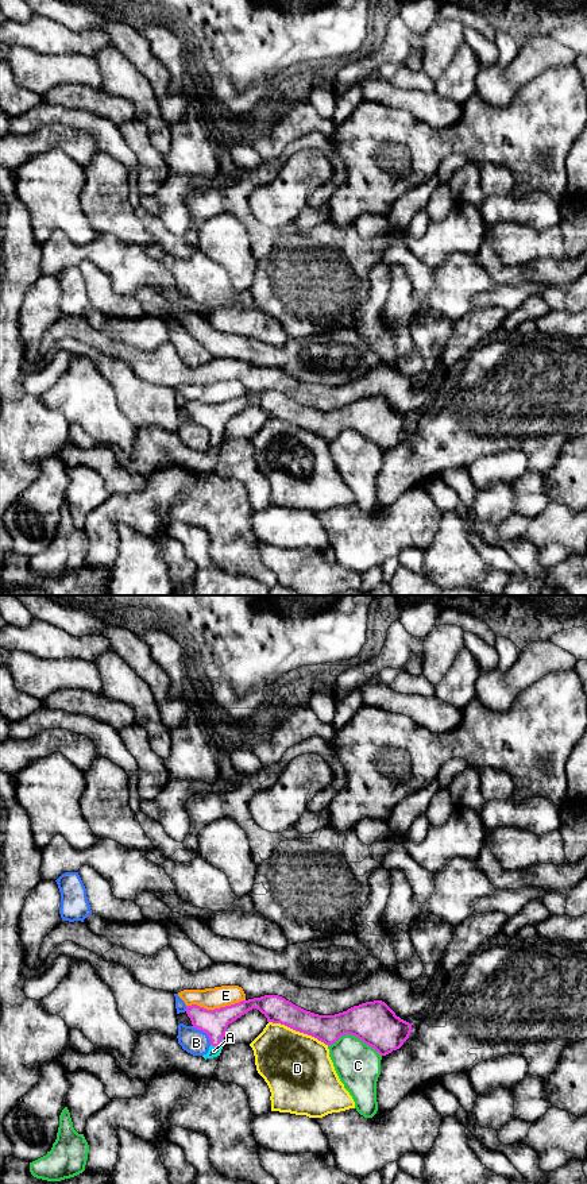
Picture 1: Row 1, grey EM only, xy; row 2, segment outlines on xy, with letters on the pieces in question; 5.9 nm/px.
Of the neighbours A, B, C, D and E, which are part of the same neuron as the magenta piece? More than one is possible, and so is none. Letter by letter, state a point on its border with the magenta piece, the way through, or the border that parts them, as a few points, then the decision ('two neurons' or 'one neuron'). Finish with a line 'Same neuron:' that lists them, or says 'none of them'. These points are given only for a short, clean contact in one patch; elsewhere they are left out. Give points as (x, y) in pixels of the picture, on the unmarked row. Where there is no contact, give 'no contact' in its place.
A: contact xy (217, 440); way xy (213, 417), (217, 440), (213, 446); one neuron
B: contact xy (204, 427); two neurons
C: contact xy (355, 431); two neurons
D: contact xy (298, 425); two neurons
E: contact xy (215, 404); two neurons
Same neuron: A

